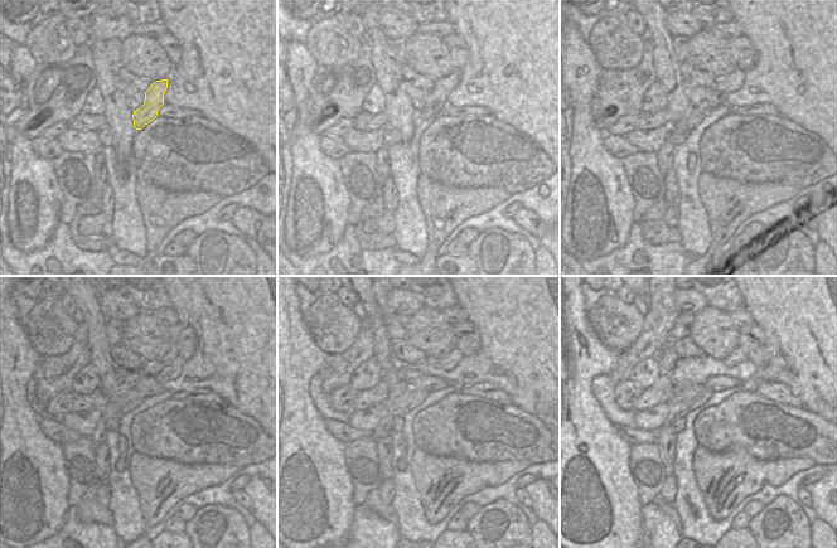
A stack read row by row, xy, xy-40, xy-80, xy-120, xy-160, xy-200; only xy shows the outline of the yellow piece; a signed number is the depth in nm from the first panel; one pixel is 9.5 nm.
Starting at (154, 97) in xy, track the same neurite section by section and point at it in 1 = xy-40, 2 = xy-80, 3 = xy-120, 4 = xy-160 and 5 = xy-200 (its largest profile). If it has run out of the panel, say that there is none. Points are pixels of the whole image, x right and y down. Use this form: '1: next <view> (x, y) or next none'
1: next xy-40 (443, 87)
2: next xy-80 (734, 81)
3: next xy-120 (153, 368)
4: next xy-160 (448, 363)
5: next xy-200 (738, 355)

